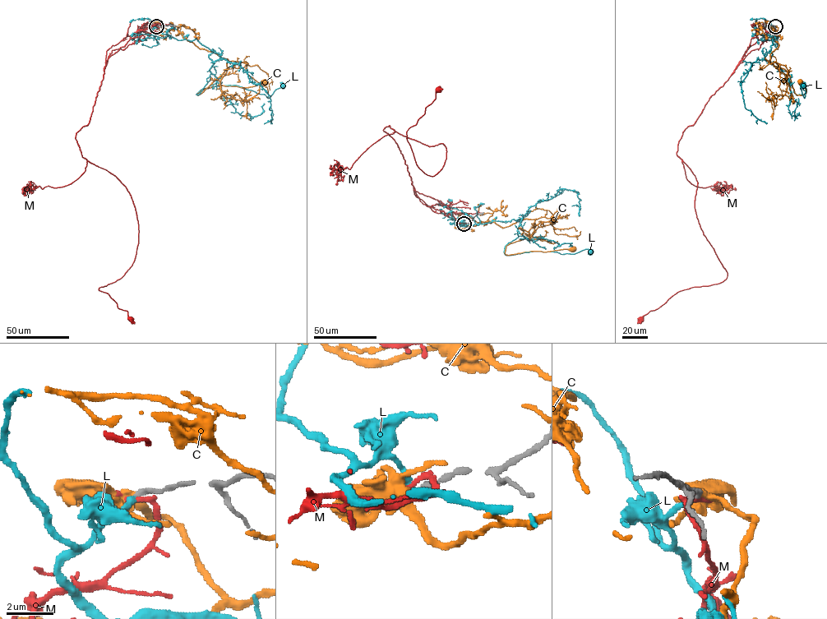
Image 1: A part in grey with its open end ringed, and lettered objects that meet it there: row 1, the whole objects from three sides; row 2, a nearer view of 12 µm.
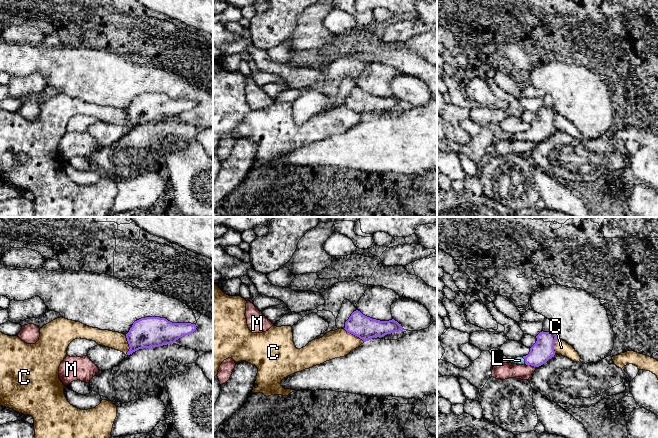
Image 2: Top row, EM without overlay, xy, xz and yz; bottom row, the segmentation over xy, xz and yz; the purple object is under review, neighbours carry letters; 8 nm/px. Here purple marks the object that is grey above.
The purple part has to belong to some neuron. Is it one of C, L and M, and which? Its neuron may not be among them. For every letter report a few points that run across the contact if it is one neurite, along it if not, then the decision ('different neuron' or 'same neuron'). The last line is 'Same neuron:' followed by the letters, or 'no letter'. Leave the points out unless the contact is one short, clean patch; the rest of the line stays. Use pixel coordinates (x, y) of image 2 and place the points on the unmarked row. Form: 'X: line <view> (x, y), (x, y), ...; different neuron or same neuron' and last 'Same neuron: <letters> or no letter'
C: line xz (344, 104), (364, 117); different neuron
L: line yz (543, 126), (535, 134), (525, 137), (519, 136); same neuron
M: line yz (526, 140), (535, 143); different neuron
Same neuron: L

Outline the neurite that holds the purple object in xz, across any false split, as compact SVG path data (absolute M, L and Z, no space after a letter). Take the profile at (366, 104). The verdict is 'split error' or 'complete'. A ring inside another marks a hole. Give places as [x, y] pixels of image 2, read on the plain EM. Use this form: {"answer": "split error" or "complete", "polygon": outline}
{"answer": "complete", "polygon": "M354 87L345 98L347 108L359 113L364 118L374 113L383 113L387 110L403 107L403 103L394 95L380 97L363 91L360 87Z"}

